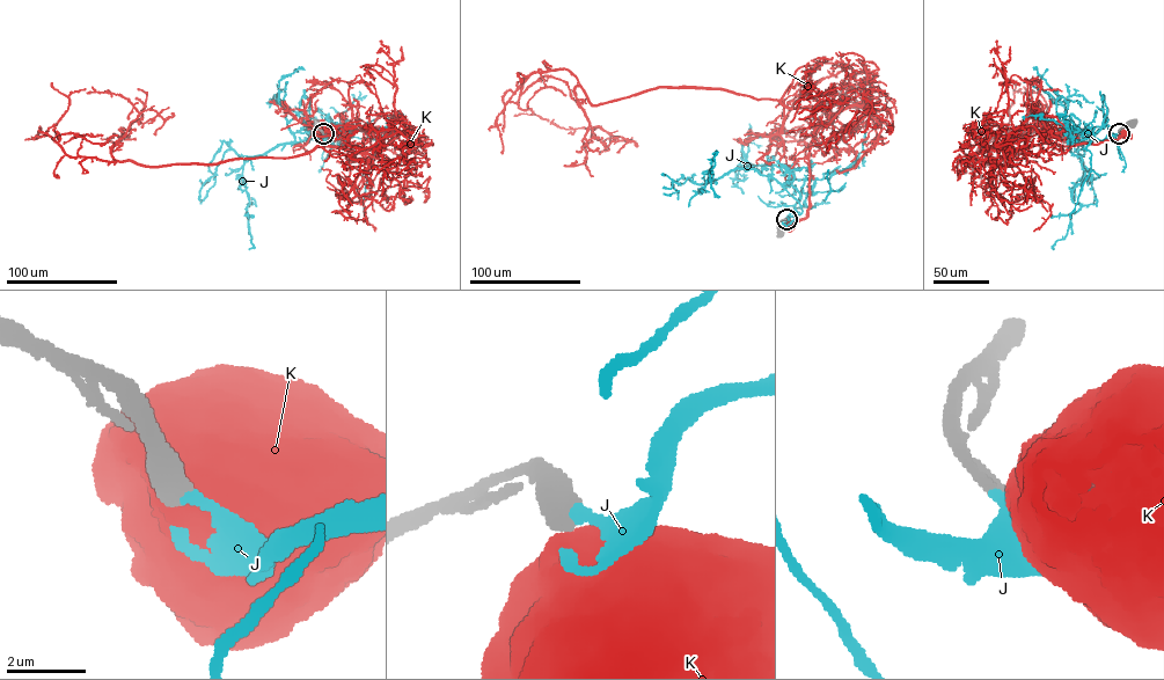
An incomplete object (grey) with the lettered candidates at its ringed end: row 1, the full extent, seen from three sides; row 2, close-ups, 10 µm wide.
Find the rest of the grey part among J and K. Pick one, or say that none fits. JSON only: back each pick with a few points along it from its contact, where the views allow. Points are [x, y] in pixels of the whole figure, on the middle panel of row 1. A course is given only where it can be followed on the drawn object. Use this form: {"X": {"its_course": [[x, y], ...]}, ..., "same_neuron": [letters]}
{"J": {"its_course": [[787, 220], [799, 214], [800, 205], [770, 176], [736, 168], [705, 184], [710, 172], [712, 178], [712, 153]]}, "same_neuron": ["J"]}

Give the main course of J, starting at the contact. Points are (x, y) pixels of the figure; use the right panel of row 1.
J: (1120, 133), (1068, 145), (1084, 167), (1071, 194), (1081, 209), (1070, 214), (1066, 235), (1053, 249)

